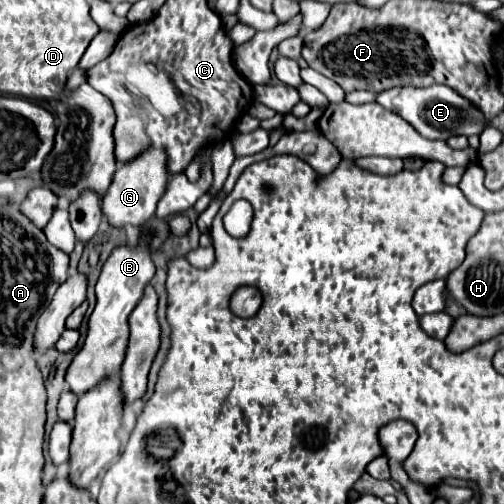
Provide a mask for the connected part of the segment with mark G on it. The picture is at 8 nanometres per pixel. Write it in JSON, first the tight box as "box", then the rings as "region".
{"box":[101,145,169,227],"region":[[[153,145],[149,147],[149,151],[137,155],[137,159],[117,165],[113,183],[109,185],[109,191],[105,193],[101,203],[101,209],[113,227],[123,227],[127,223],[143,227],[155,215],[155,207],[163,197],[169,181],[169,169],[165,167],[165,159],[165,149]]]}

